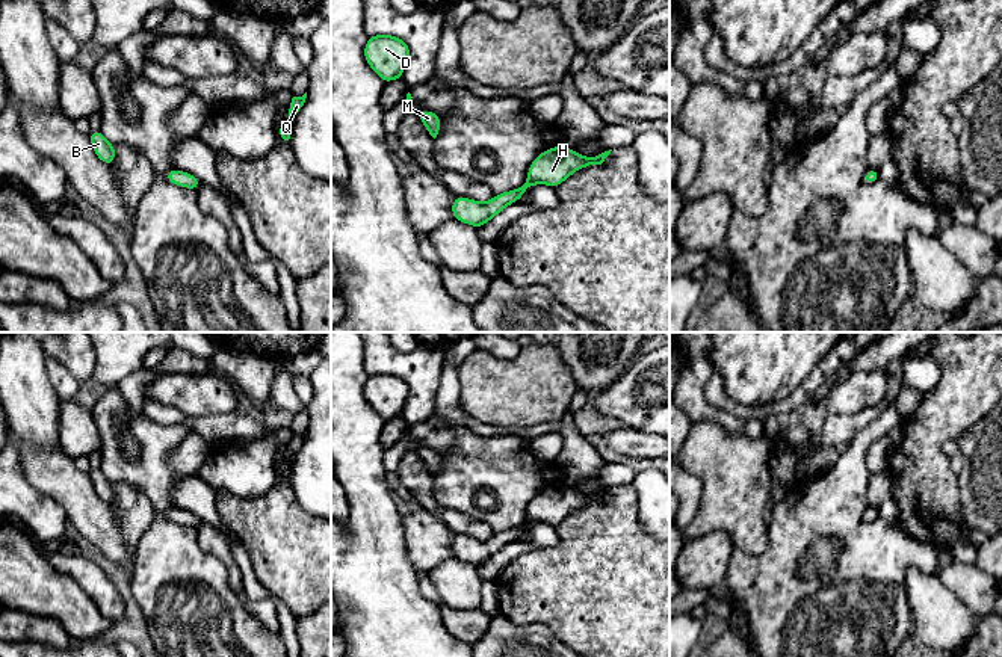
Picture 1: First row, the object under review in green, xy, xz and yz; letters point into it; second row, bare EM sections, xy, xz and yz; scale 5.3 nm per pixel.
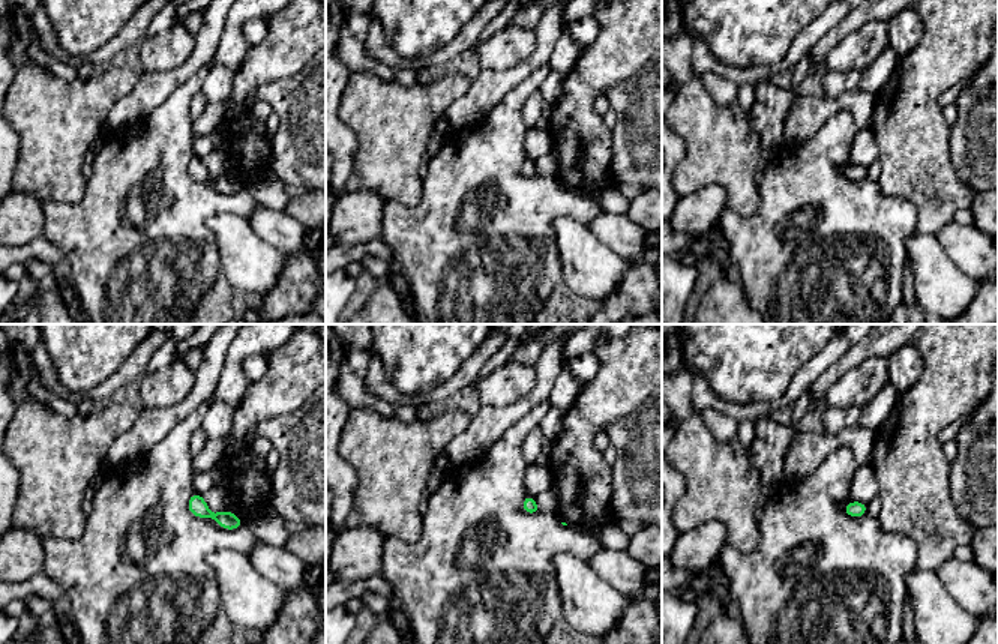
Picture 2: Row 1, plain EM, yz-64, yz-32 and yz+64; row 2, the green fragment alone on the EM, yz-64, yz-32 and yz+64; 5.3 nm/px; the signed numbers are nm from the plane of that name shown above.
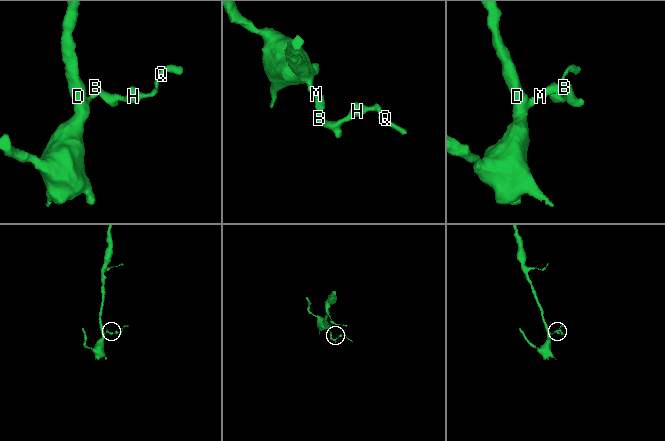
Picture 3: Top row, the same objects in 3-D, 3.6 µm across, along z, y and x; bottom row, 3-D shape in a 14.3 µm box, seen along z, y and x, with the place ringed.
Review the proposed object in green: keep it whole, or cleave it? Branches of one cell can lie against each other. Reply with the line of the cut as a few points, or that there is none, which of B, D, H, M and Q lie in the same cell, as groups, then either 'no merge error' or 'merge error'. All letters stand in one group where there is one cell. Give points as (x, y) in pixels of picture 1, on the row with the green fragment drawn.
no cut | B D H M Q | no merge error

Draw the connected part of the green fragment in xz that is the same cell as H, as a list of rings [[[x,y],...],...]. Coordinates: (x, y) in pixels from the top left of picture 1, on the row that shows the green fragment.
[[[553,147],[541,153],[530,165],[526,183],[514,190],[496,195],[488,202],[476,202],[469,198],[455,196],[452,202],[452,214],[456,221],[470,224],[476,228],[487,224],[500,213],[506,205],[518,201],[530,186],[544,183],[558,187],[574,171],[589,165],[602,165],[612,150],[594,157],[583,157],[574,150],[565,147]]]

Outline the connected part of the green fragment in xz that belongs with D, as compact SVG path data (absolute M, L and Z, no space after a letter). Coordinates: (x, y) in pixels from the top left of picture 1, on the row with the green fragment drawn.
M393 35L369 36L364 47L364 59L385 83L402 79L408 57L407 42Z

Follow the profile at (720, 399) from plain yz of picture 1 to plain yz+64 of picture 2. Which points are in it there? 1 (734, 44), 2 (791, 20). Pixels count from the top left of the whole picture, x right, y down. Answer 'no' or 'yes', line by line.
1: no
2: no

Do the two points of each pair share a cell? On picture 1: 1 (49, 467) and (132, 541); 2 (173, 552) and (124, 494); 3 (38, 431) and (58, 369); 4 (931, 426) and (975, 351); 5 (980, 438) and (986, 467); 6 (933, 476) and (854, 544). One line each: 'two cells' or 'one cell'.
1: two cells
2: two cells
3: two cells
4: one cell
5: one cell
6: two cells

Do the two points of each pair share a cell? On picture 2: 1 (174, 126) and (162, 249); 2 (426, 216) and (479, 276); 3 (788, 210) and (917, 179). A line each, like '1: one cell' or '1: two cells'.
1: one cell
2: one cell
3: two cells

